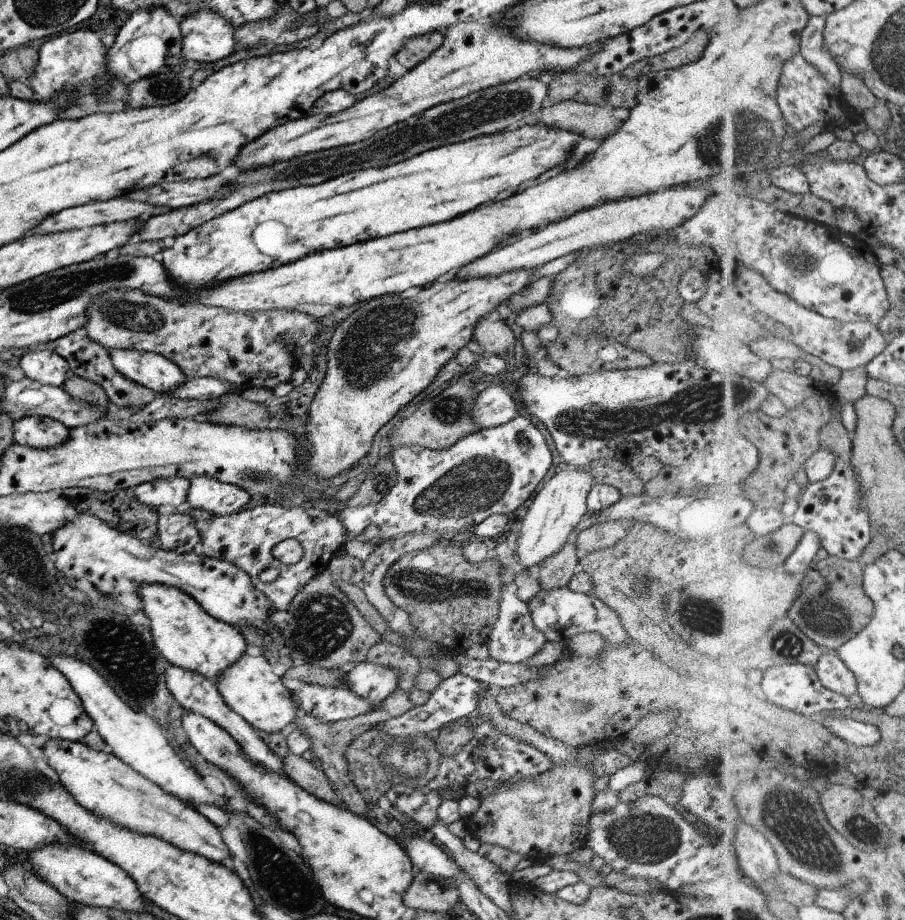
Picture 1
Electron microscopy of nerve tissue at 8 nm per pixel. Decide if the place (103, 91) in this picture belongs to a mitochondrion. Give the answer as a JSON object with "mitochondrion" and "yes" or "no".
{"mitochondrion":"yes"}

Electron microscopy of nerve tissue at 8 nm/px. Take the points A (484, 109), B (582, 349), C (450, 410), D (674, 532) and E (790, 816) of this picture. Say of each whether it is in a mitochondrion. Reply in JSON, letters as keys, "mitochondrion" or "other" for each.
{"A":"mitochondrion","B":"mitochondrion","C":"mitochondrion","D":"other","E":"mitochondrion"}

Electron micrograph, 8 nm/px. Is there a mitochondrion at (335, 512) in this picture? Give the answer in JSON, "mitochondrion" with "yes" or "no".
{"mitochondrion":"no"}

